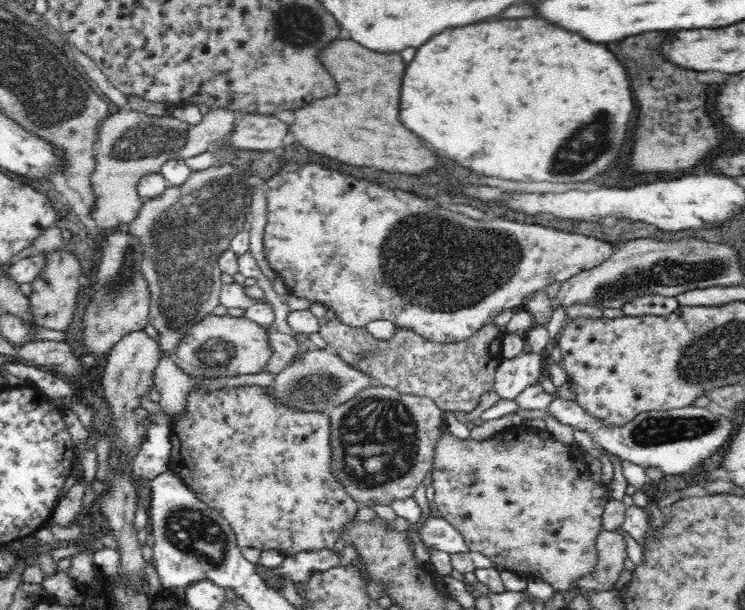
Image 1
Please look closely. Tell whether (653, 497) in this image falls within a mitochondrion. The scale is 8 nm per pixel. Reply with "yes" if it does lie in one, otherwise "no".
no

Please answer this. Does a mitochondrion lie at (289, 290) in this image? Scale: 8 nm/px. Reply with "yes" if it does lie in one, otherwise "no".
no

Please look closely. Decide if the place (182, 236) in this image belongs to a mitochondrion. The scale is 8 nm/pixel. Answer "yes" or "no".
yes

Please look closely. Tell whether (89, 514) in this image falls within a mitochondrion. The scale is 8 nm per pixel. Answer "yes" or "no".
no

